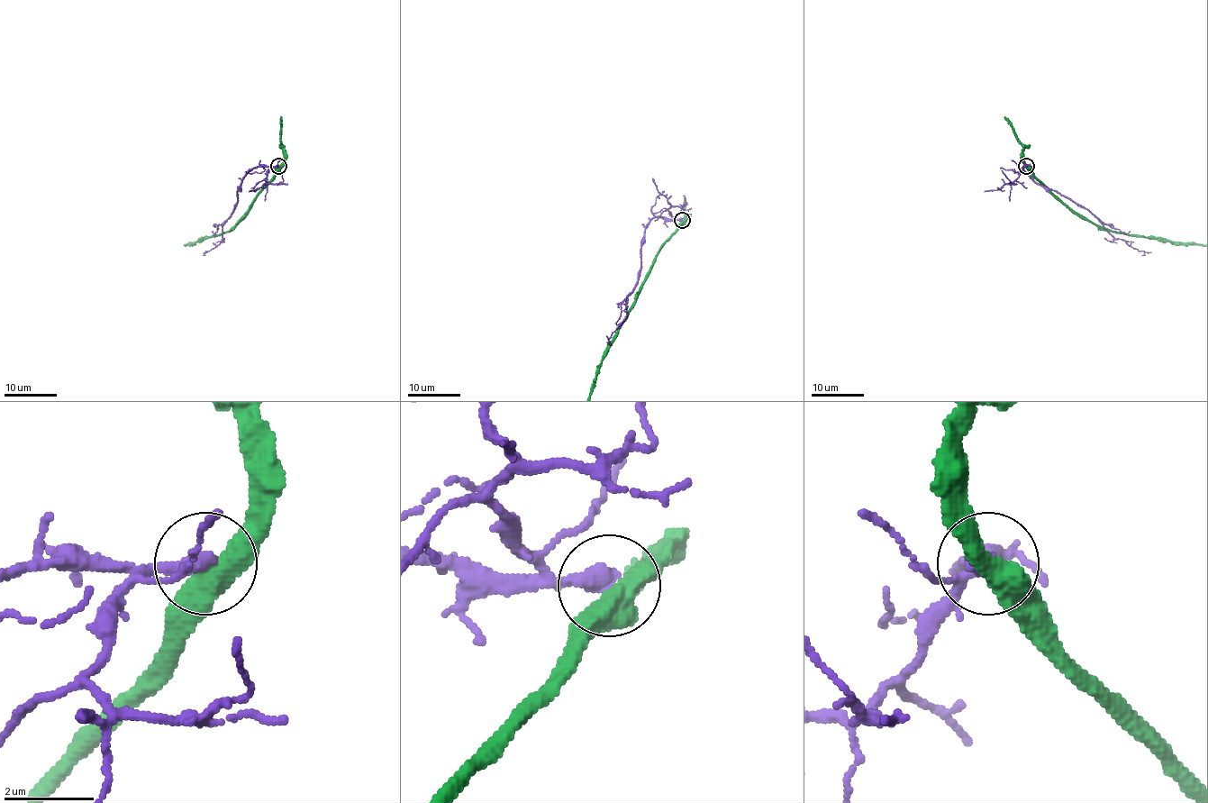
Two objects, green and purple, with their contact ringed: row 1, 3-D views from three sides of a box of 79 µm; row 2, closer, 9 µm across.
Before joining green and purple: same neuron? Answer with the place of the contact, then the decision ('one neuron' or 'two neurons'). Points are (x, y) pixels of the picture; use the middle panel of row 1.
place (682, 220); two neurons

